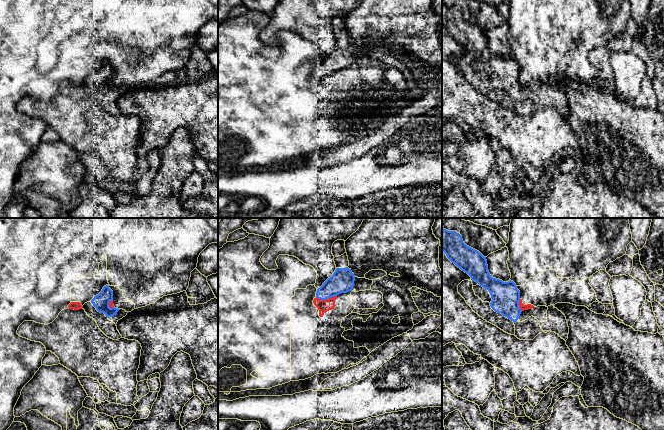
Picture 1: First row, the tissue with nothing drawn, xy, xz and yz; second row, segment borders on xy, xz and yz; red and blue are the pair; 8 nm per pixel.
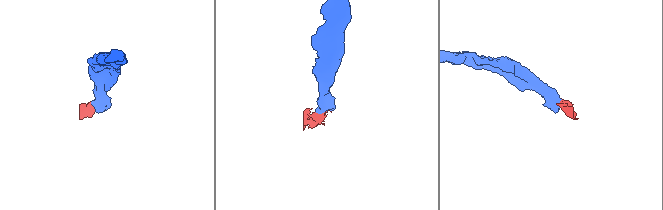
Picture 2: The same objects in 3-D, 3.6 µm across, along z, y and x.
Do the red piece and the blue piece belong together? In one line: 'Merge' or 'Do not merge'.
Do not merge

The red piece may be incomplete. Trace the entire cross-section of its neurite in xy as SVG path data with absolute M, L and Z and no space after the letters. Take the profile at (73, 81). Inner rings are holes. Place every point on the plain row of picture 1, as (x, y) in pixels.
M0 0L0 218L5 218L5 208L14 197L14 183L23 163L33 154L42 142L46 130L45 122L40 118L28 116L17 110L24 97L50 100L64 85L79 86L98 71L104 62L113 67L113 76L109 83L131 88L156 78L163 72L186 67L191 48L196 45L200 29L211 19L218 19L218 0Z

